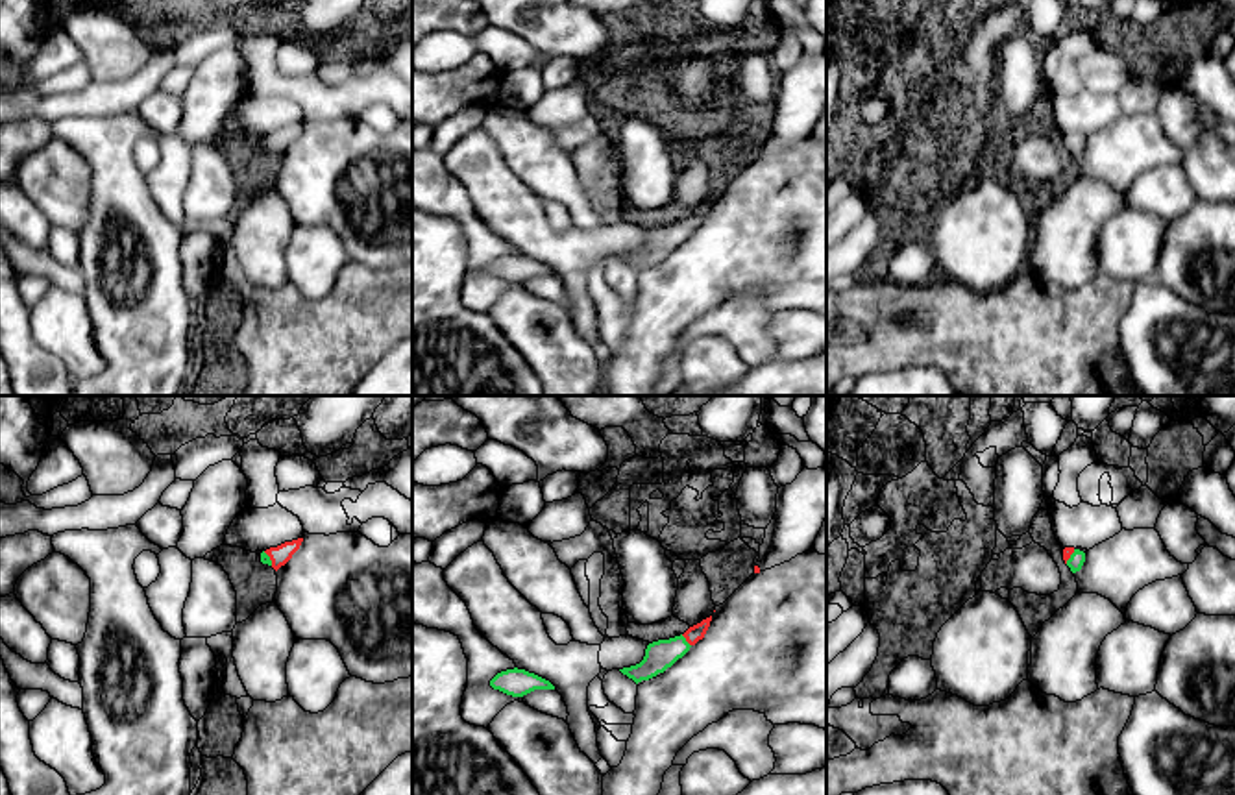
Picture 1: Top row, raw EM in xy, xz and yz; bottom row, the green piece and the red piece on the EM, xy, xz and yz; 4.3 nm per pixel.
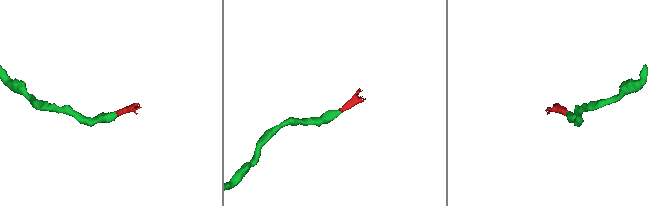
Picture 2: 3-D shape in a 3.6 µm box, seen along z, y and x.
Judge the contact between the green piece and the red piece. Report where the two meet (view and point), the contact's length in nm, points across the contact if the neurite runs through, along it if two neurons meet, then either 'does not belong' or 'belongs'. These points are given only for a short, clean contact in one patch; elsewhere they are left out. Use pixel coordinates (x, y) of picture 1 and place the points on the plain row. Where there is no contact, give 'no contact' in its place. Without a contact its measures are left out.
meets green in xz at (684, 226); contact 70 nm long; runs through xz (660, 241), (684, 226), (696, 219); belongs

